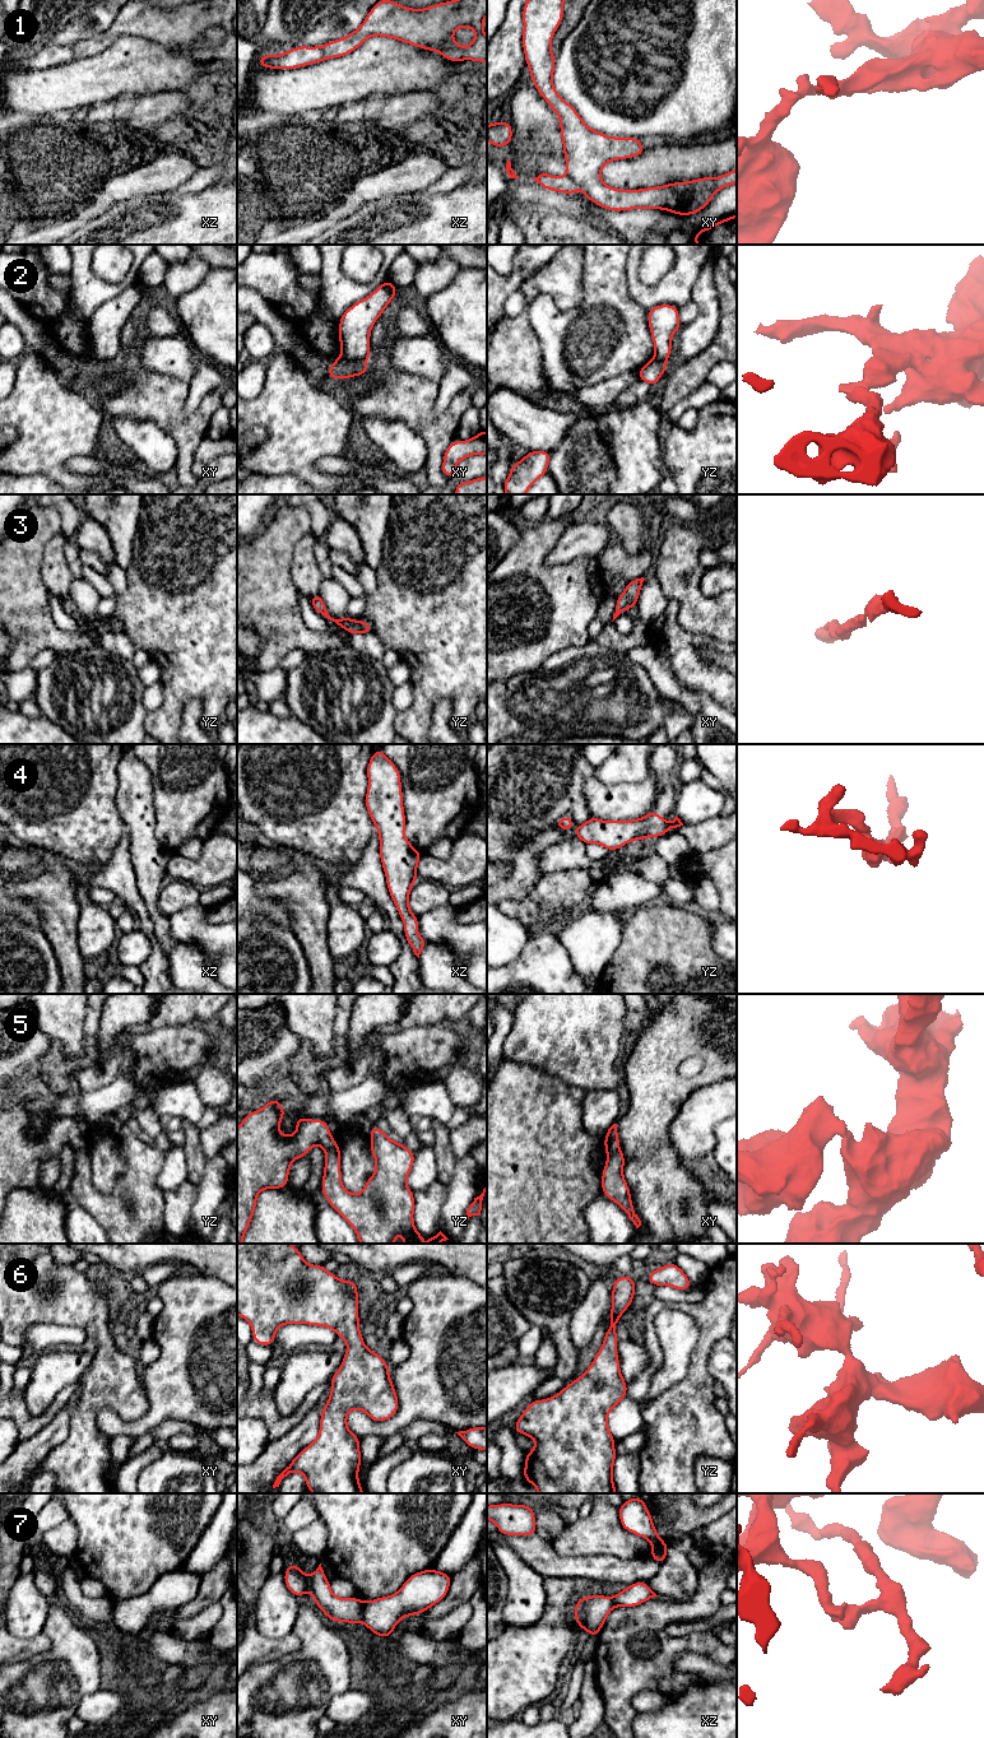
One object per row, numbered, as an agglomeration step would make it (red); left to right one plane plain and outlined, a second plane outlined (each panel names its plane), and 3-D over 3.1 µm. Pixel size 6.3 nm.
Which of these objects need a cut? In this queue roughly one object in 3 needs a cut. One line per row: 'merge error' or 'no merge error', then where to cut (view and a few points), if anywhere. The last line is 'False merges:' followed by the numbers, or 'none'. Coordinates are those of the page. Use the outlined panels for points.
1: merge error; cut in xy along (567, 175), (581, 189)
2: merge error; cut in xy along (342, 354), (348, 359), (365, 362)
3: no merge error; no cut
4: no merge error; no cut
5: merge error; cut in xy along (620, 1149), (608, 1156)
6: no merge error; no cut
7: merge error; cut in xy along (363, 1603), (362, 1620)
False merges: 1, 2, 5, 7

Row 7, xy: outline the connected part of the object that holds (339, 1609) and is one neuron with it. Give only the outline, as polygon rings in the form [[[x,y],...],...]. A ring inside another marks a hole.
[[[292,1562],[284,1570],[284,1583],[287,1589],[297,1598],[310,1591],[315,1599],[315,1604],[334,1622],[358,1625],[363,1621],[363,1602],[358,1597],[335,1597],[330,1589],[330,1583],[326,1579],[321,1563],[310,1576],[307,1576],[301,1571],[296,1562]]]

